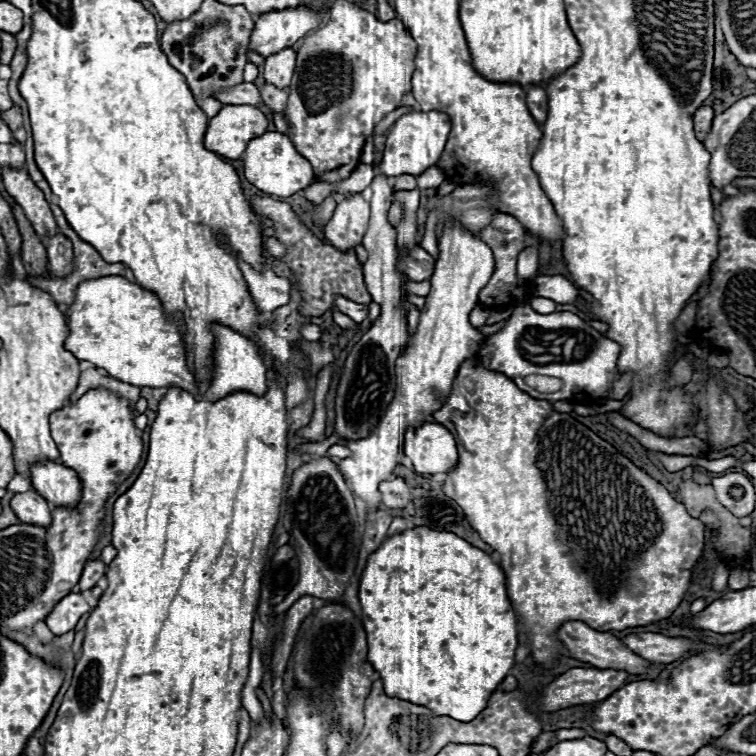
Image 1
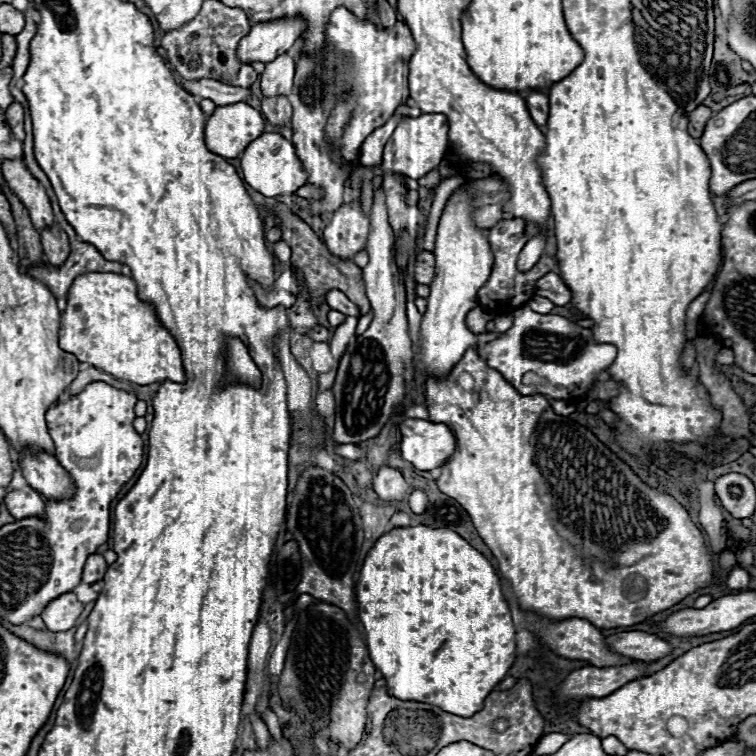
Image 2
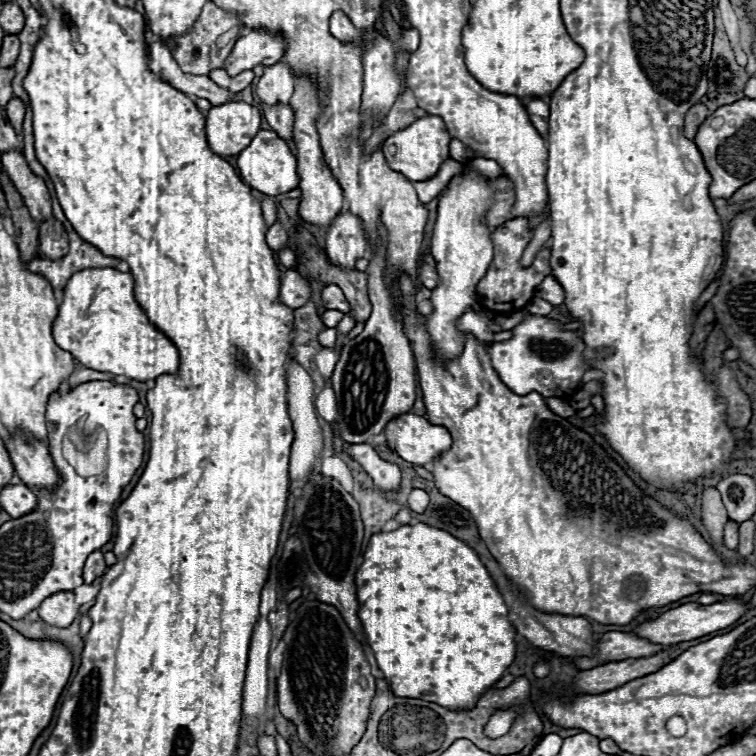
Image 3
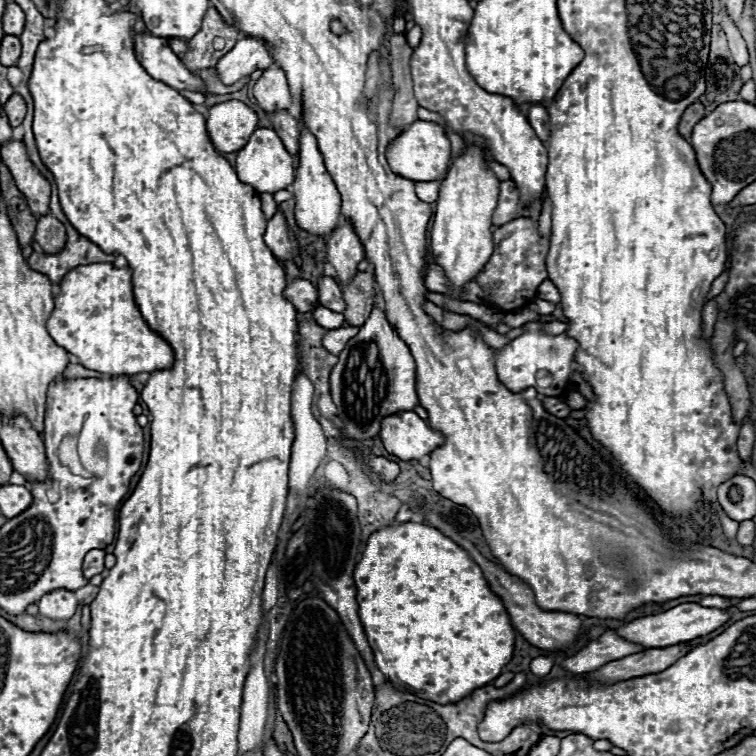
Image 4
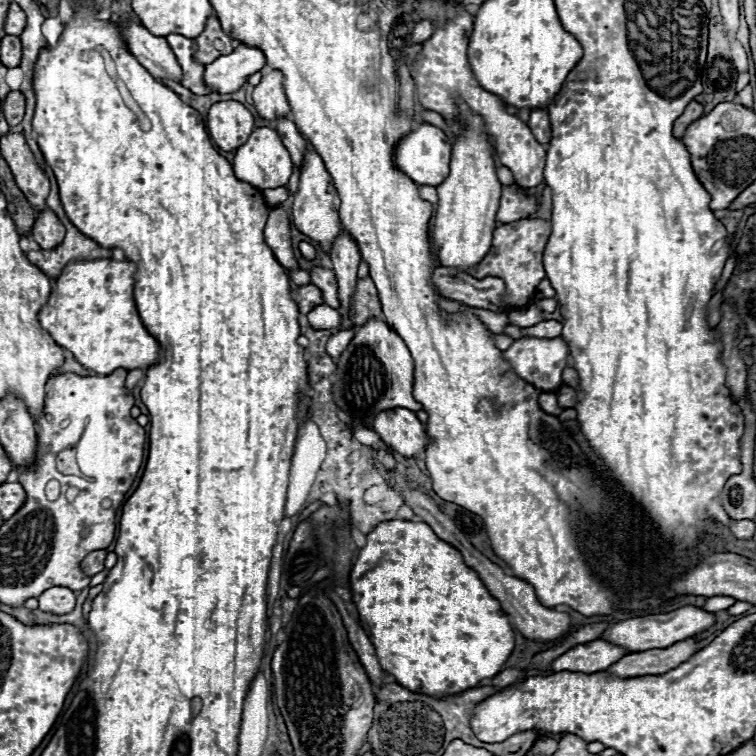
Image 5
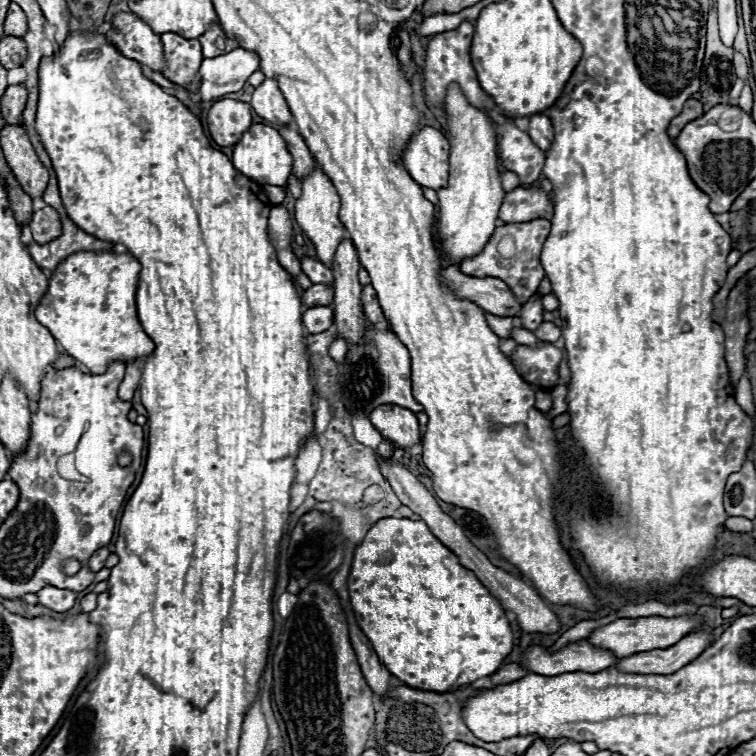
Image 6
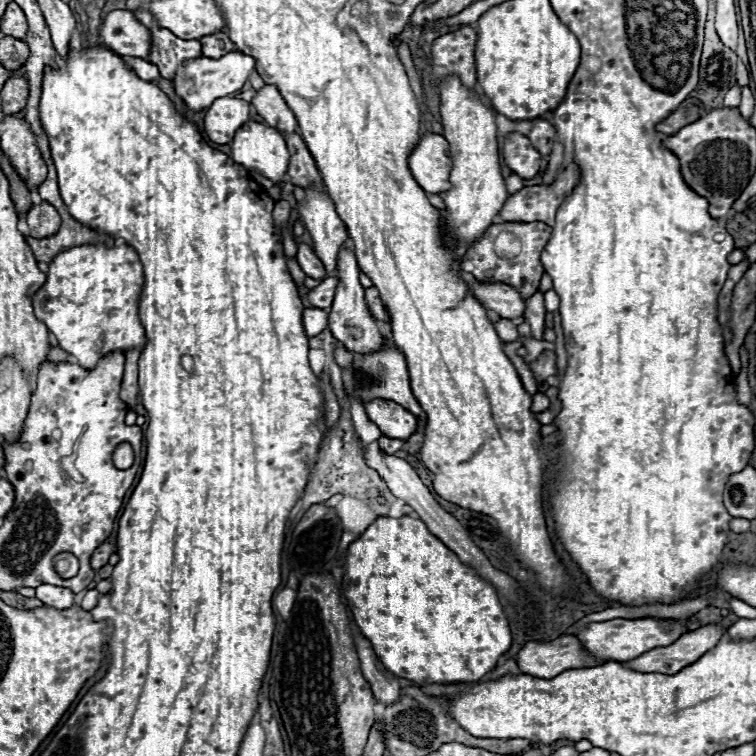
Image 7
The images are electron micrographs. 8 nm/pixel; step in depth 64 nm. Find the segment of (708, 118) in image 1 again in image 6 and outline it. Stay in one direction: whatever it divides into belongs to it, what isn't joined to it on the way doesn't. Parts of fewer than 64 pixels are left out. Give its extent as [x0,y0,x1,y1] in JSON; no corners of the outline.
[668,98,704,138]

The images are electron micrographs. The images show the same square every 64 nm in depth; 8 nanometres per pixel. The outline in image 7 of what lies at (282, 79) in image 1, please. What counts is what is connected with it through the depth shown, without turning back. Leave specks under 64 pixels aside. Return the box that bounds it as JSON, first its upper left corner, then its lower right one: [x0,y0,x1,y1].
[252,84,298,132]

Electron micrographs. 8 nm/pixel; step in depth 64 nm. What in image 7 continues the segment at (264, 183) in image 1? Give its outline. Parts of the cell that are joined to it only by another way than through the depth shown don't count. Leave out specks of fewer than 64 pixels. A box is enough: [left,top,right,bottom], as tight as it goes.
[230,122,290,184]

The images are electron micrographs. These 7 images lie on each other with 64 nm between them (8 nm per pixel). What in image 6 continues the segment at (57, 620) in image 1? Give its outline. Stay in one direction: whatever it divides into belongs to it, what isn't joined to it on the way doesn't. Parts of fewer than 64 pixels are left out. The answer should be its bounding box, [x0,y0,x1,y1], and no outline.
[38,586,76,612]

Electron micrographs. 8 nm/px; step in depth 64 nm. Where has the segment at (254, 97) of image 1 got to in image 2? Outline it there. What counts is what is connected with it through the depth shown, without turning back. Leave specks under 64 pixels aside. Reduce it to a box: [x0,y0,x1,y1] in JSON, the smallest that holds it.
[176,74,252,106]

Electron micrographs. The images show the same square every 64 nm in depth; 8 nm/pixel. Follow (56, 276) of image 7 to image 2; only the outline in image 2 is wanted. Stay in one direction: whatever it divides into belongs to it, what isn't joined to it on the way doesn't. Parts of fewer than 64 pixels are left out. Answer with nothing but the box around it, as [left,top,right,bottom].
[60,272,186,386]

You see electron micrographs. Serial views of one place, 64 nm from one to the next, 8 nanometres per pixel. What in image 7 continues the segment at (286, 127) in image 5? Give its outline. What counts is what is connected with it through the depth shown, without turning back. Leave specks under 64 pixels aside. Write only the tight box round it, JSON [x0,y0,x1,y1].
[284,132,320,186]

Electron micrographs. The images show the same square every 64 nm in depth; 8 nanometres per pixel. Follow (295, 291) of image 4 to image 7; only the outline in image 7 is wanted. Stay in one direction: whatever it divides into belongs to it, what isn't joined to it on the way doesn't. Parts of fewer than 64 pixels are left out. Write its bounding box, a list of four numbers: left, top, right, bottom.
[308,278,338,308]

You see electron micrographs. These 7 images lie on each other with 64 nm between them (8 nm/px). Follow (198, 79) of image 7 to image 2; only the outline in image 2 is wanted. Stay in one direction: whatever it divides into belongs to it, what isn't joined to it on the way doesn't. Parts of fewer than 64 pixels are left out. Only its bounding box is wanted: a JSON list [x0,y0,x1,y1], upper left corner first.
[238,16,308,64]

